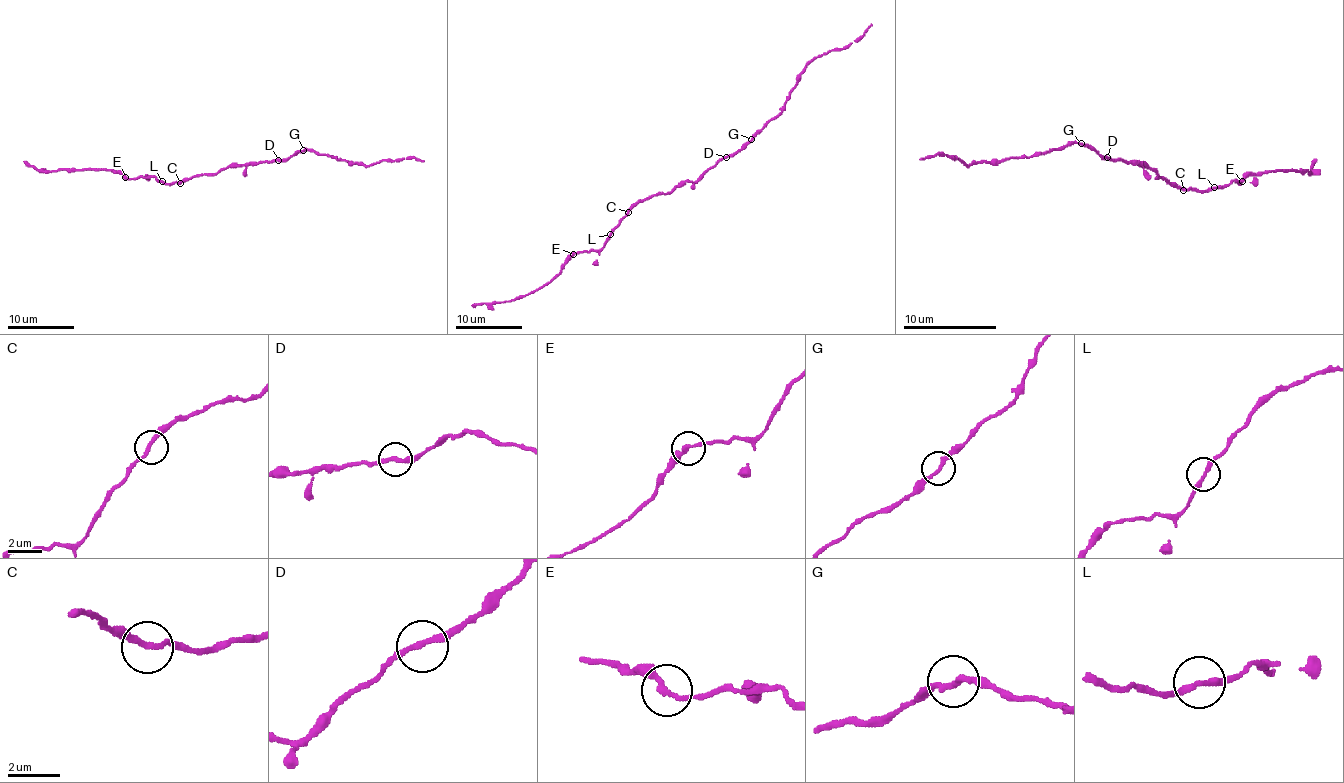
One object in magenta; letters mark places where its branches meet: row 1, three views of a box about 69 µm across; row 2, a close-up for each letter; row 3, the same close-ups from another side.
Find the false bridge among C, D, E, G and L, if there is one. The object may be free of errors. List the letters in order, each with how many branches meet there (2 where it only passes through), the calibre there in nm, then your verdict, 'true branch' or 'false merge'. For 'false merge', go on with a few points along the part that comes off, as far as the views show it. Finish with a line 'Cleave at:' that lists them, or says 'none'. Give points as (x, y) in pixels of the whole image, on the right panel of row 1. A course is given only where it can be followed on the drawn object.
C: 2 | 200 nm | true branch
D: 2 | 220 nm | true branch
E: 2 | 240 nm | true branch
G: 2 | 200 nm | true branch
L: 2 | 240 nm | true branch
Cleave at: none

